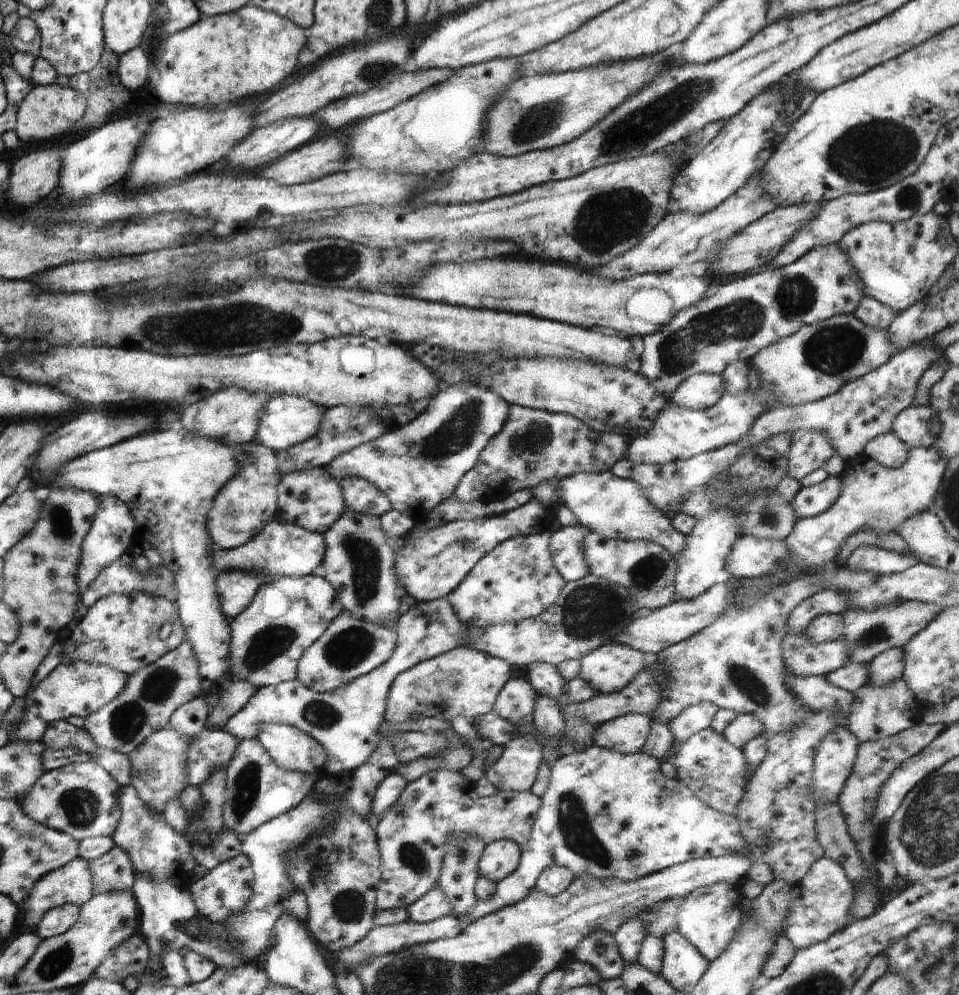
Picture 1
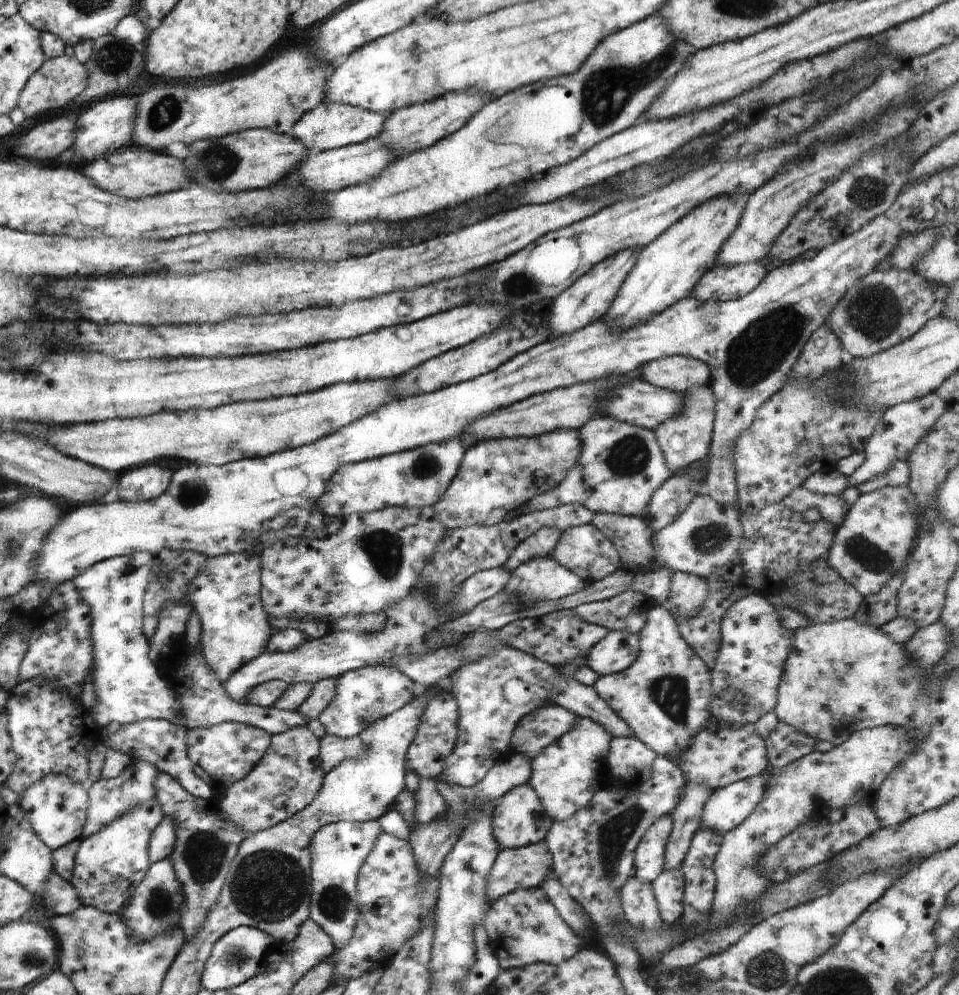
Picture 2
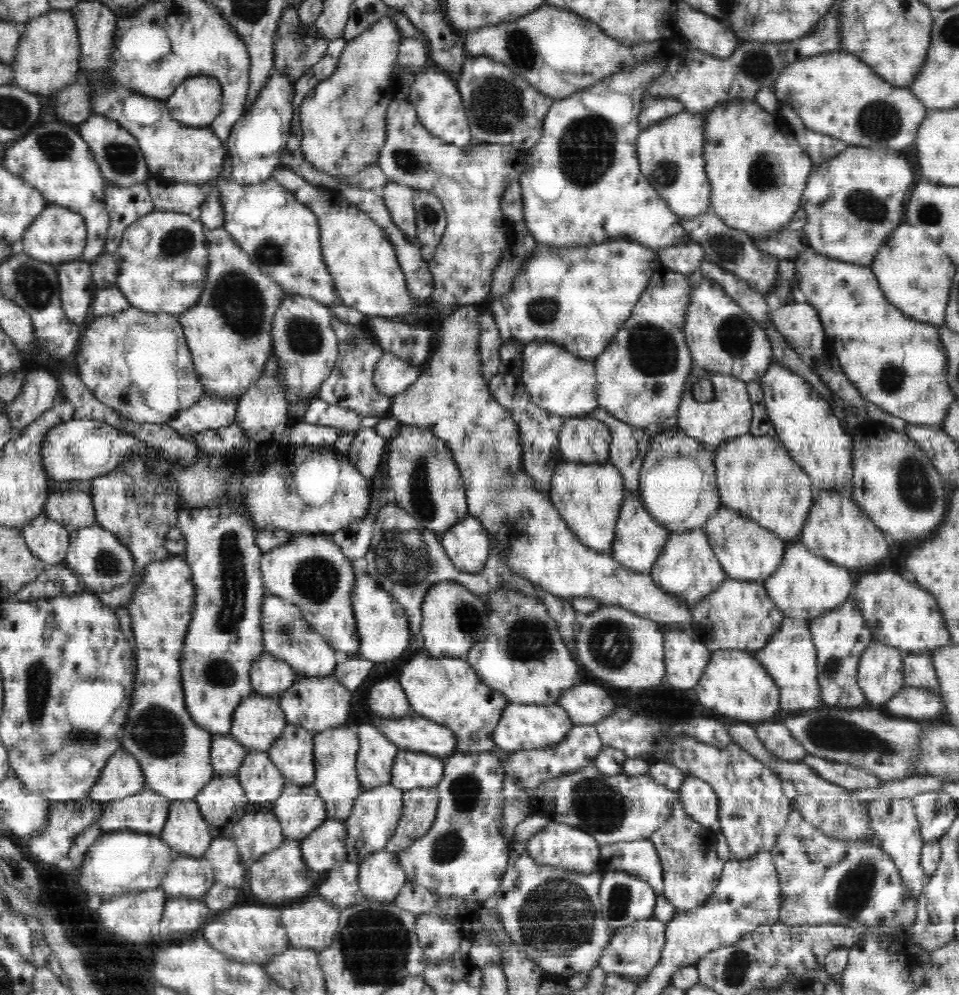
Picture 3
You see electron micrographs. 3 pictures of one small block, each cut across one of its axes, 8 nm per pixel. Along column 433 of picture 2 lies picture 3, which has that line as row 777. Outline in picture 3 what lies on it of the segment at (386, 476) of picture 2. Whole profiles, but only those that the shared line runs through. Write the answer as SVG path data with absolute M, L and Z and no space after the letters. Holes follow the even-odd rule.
M484 751L479 753L458 753L454 752L451 756L445 757L444 777L442 781L435 787L439 795L439 806L436 816L436 821L430 827L430 830L417 839L408 849L402 850L397 854L398 860L402 867L404 867L404 873L406 873L408 881L414 881L418 885L422 885L428 888L428 891L436 893L436 895L444 897L458 897L462 900L473 900L474 902L482 902L489 904L492 894L496 892L496 888L500 886L500 880L506 872L509 864L509 851L514 842L507 842L504 836L502 836L501 828L503 826L503 813L504 813L504 796L503 785L505 781L504 767L502 767L502 761L500 757L494 753L494 751Z

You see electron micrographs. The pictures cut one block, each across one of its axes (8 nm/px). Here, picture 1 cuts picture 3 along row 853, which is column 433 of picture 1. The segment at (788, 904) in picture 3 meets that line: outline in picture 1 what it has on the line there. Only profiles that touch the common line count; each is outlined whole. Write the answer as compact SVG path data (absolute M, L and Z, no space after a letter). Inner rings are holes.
M438 769L410 782L376 826L381 880L375 914L387 909L406 909L437 884L449 833L475 835L485 846L507 839L522 847L529 840L540 806L541 798L531 791L498 791L495 796L479 796L476 783L468 781L460 771Z

